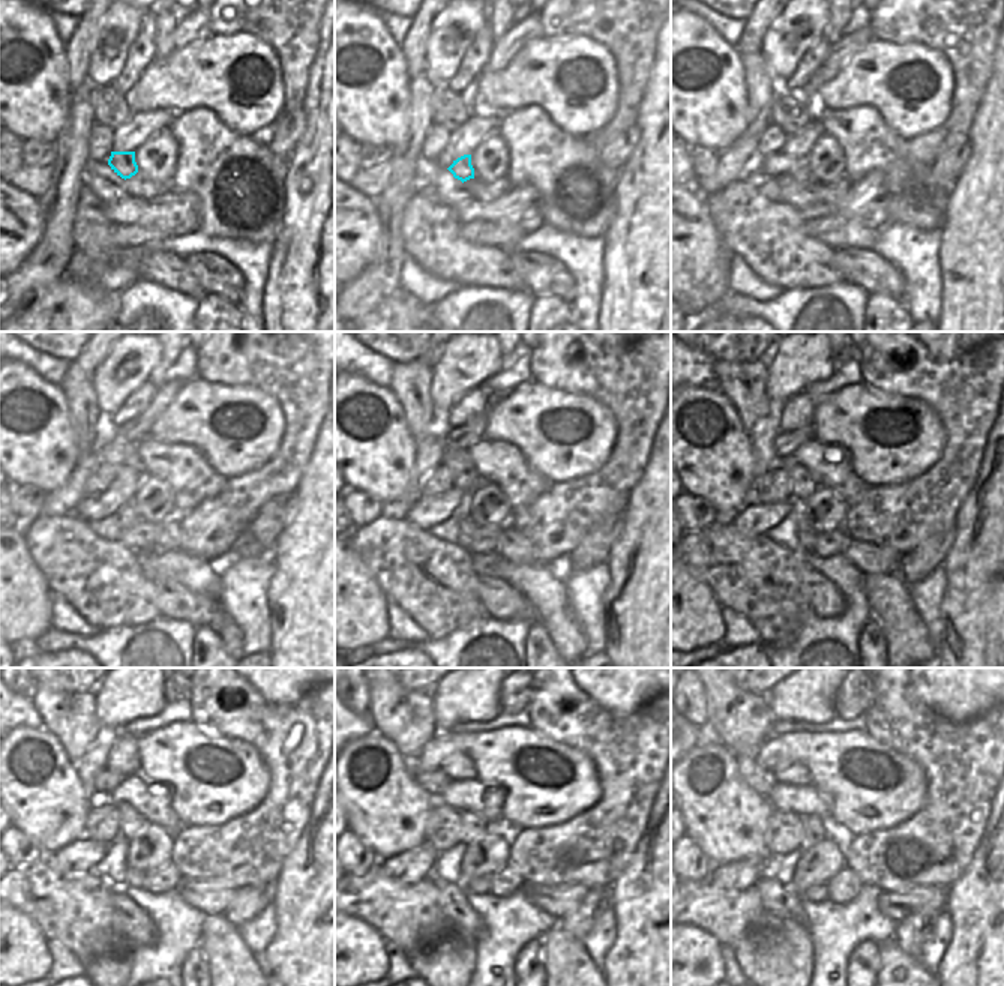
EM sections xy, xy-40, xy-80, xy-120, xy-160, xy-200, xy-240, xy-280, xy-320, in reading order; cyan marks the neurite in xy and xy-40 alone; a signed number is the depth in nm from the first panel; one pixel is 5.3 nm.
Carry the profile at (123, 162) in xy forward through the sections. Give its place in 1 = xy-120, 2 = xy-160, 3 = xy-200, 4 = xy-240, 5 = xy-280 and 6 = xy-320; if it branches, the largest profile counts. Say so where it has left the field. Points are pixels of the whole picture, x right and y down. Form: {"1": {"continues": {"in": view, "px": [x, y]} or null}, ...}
{"1": {"continues": {"in": "xy-120", "px": [126, 514]}}, "2": {"continues": {"in": "xy-160", "px": [467, 526]}}, "3": {"continues": {"in": "xy-200", "px": [806, 538]}}, "4": {"continues": {"in": "xy-240", "px": [137, 880]}}, "5": {"continues": {"in": "xy-280", "px": [477, 886]}}, "6": {"continues": {"in": "xy-320", "px": [818, 893]}}}

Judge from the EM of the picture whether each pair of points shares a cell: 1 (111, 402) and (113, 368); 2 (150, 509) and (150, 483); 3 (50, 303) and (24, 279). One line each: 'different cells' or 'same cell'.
1: same cell
2: same cell
3: different cells

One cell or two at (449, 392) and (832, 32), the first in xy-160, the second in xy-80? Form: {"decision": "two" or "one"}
{"decision": "two"}

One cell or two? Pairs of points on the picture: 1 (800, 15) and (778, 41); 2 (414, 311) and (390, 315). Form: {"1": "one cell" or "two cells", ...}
{"1": "one cell", "2": "one cell"}

